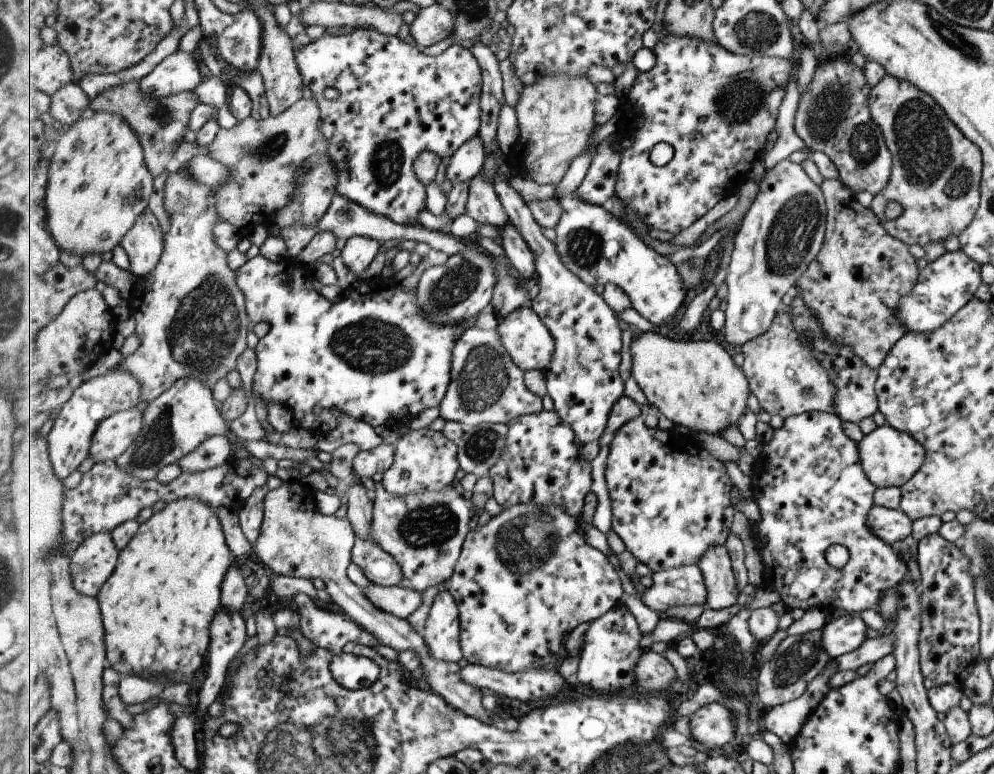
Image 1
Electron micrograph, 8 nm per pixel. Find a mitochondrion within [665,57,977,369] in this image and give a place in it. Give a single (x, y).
(926, 150)

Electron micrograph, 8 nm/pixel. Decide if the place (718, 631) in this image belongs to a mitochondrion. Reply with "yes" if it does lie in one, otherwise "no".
no

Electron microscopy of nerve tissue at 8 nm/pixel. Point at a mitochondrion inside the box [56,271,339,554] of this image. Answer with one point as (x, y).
(159, 441)

